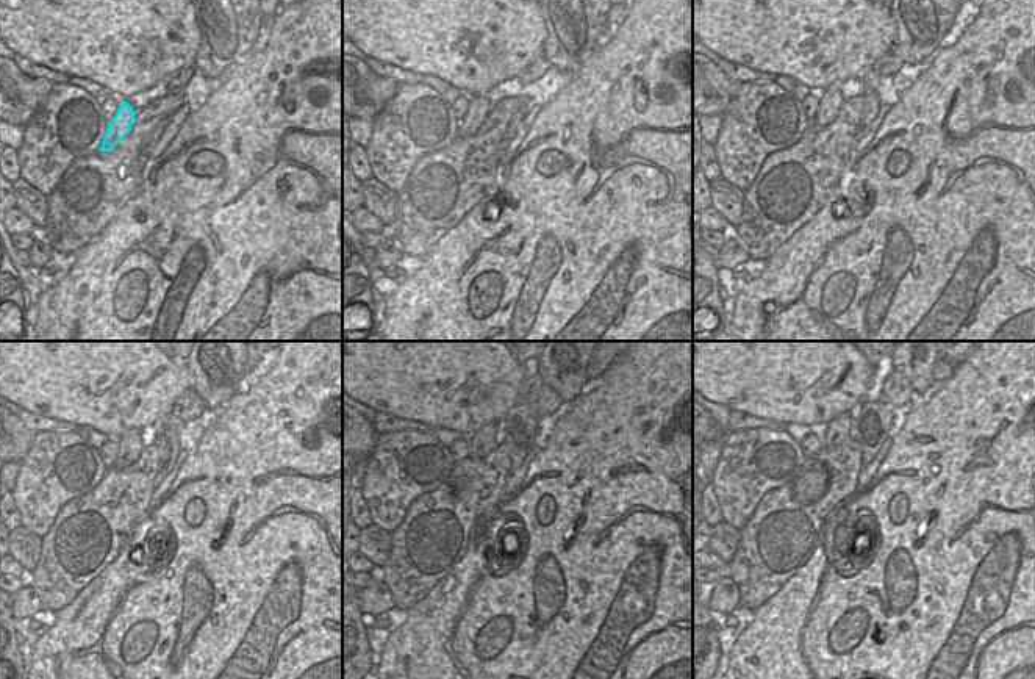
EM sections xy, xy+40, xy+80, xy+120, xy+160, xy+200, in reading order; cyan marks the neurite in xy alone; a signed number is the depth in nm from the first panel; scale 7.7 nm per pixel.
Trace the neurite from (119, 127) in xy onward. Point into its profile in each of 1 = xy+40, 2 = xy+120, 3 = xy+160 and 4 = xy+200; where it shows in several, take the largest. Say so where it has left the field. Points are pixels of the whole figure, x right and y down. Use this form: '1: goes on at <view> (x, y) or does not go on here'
1: goes on at xy+40 (479, 105)
2: goes on at xy+120 (130, 448)
3: goes on at xy+160 (482, 441)
4: goes on at xy+200 (838, 431)

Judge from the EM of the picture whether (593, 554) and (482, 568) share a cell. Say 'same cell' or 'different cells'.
same cell

